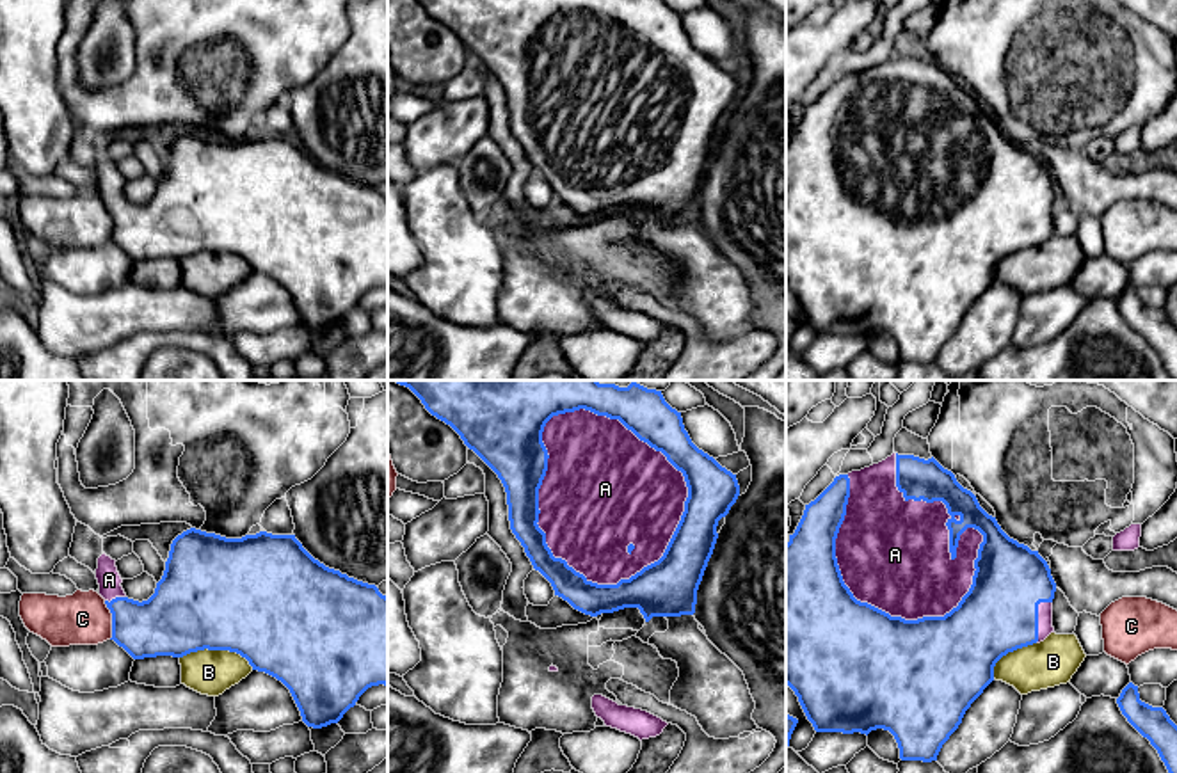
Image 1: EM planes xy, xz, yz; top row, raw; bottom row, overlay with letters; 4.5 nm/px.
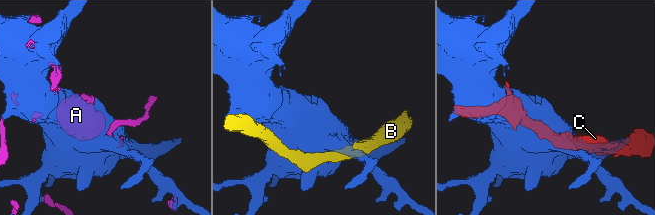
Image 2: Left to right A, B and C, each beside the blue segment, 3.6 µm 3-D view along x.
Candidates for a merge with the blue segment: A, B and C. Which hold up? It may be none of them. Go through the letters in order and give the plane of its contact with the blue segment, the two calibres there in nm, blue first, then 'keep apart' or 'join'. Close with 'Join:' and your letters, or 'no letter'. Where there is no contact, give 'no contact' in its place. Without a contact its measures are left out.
A: yz | 500/480 nm | join
B: xy | 500/200 nm | keep apart
C: xy | 280/240 nm | keep apart
Join: A

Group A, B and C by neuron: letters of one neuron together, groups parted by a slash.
A / B / C

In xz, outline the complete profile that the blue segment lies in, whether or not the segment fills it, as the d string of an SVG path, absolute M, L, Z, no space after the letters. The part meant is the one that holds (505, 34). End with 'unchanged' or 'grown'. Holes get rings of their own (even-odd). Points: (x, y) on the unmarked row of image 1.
M665 0L420 2L498 76L507 94L510 131L555 197L590 219L624 210L638 210L645 224L695 215L718 123L736 105L740 87L736 76L692 44L681 14Z; grown

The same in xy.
M190 130L178 137L169 153L165 172L148 203L128 201L116 169L105 155L98 160L100 197L112 215L112 240L133 261L172 258L197 252L229 252L249 263L252 272L281 283L292 295L302 323L322 331L338 325L372 288L388 288L388 199L368 187L329 171L315 162L295 137L260 133L226 140Z; grown

